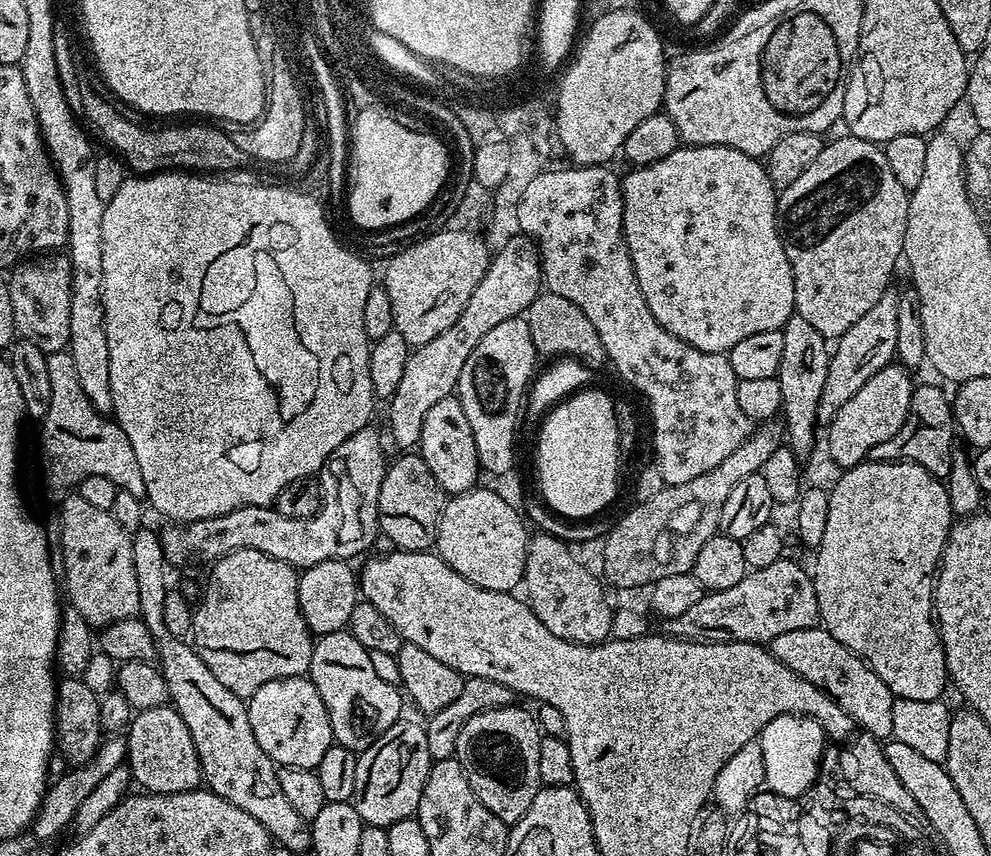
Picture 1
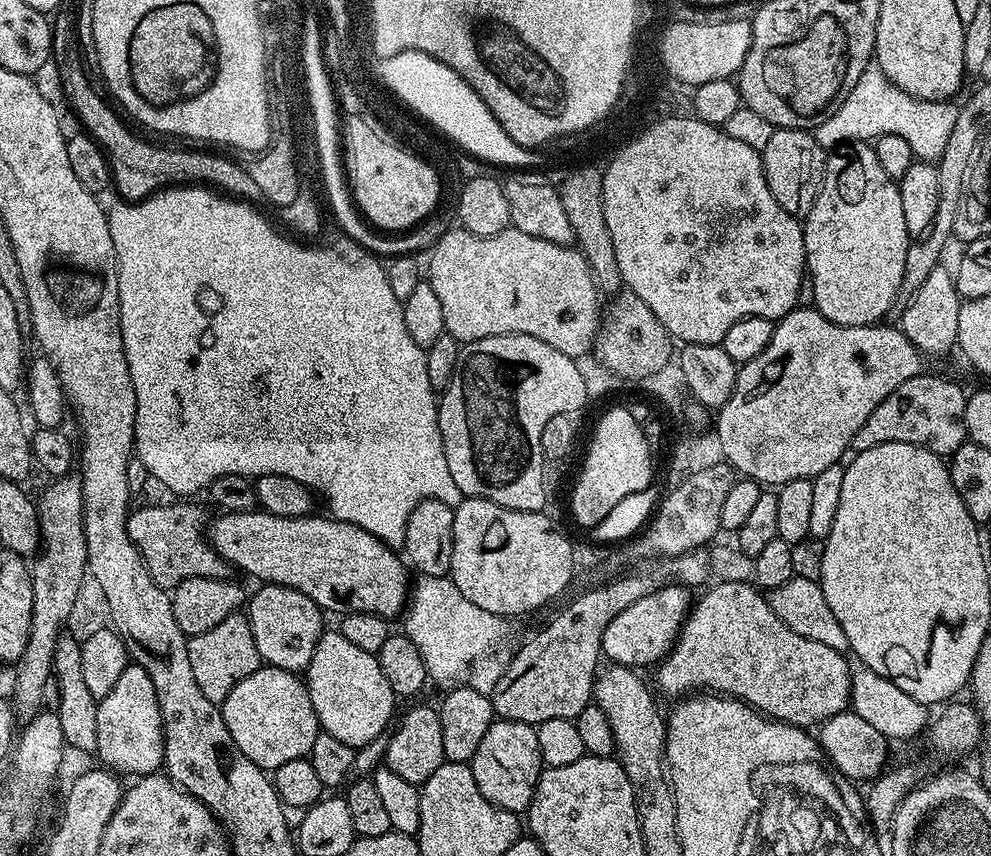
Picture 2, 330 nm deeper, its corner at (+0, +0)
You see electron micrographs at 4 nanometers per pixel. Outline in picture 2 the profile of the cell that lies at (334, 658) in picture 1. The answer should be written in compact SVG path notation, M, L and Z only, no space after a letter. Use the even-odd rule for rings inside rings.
M338 630L325 631L318 646L314 646L314 658L310 658L306 669L306 683L310 702L314 706L314 714L318 718L321 729L334 734L334 738L346 742L351 748L366 746L374 742L374 738L383 736L389 731L393 723L392 711L398 704L398 697L390 690L390 682L386 682L386 674L382 674L382 666L375 655L353 646Z

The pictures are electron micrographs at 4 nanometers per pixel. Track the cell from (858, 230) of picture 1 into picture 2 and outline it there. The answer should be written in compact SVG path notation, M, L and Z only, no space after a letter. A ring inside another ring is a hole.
M853 140L838 144L827 153L820 193L810 214L803 217L802 227L806 276L814 282L814 307L830 322L842 326L881 323L900 294L910 233L906 230L899 183L891 180L886 170L882 170L871 143Z

